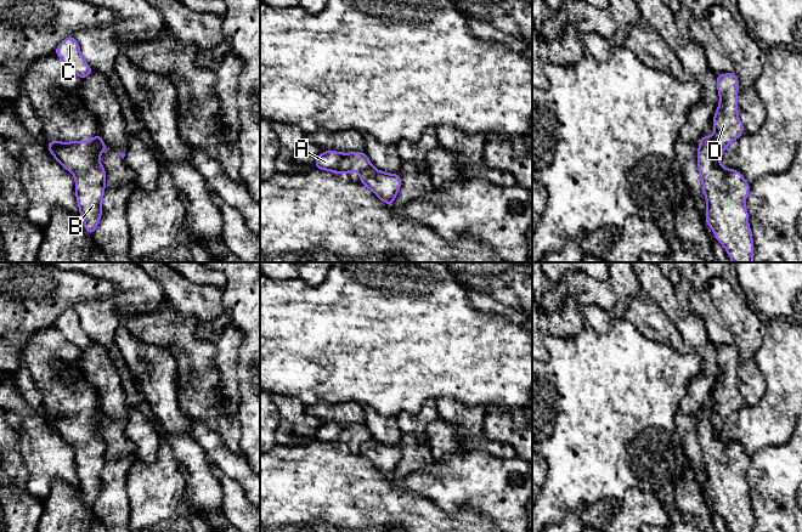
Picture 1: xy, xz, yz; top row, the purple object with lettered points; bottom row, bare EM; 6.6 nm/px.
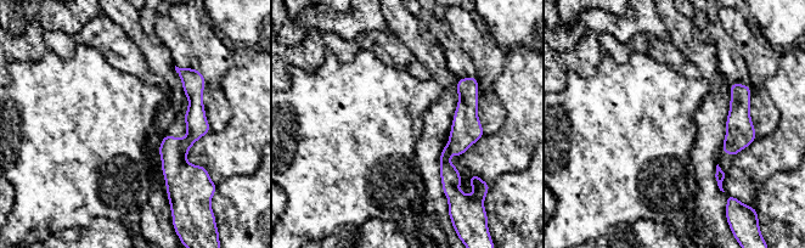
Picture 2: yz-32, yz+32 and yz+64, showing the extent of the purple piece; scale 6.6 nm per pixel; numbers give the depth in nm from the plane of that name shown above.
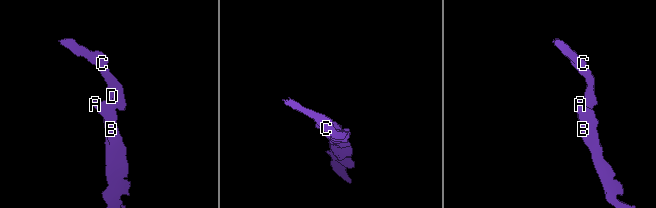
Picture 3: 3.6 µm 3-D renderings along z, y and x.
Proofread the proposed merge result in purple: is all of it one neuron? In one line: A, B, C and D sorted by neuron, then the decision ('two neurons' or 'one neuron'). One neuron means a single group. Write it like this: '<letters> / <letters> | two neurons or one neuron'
A B / C D | two neurons

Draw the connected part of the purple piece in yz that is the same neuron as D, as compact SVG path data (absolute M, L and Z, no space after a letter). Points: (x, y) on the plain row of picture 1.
M735 344L716 347L721 372L713 389L715 406L712 408L711 421L716 432L719 434L727 418L745 403L738 387L738 347Z

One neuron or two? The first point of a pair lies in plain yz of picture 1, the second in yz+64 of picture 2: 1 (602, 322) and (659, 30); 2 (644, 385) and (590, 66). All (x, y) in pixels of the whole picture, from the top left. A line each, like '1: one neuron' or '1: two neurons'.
1: two neurons
2: two neurons

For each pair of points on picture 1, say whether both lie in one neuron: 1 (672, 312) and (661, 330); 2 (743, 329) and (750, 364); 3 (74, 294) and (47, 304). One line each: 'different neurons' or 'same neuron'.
1: different neurons
2: same neuron
3: same neuron

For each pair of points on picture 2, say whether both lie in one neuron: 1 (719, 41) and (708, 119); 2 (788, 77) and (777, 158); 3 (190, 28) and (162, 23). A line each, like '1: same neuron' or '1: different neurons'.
1: different neurons
2: same neuron
3: different neurons

